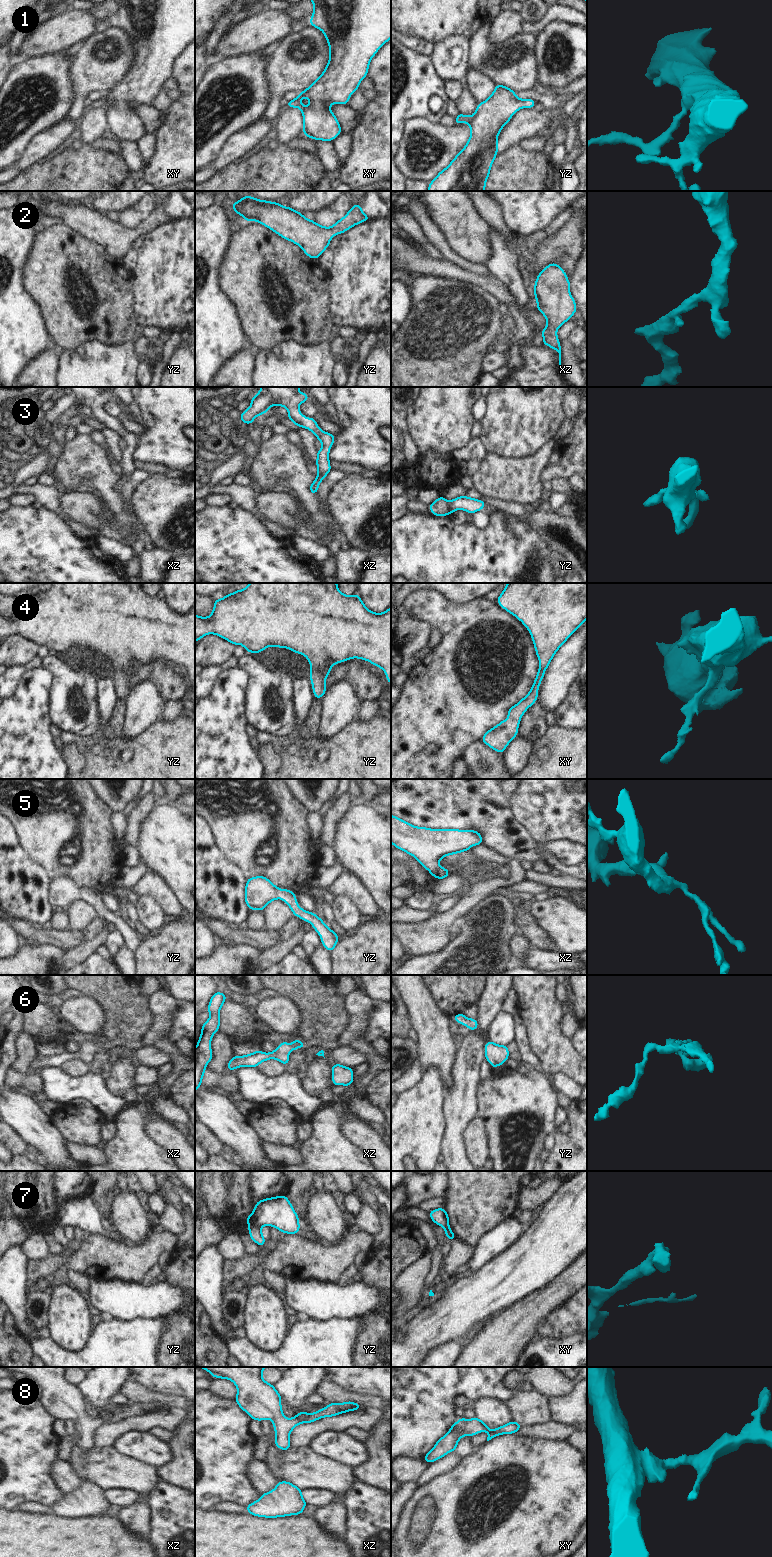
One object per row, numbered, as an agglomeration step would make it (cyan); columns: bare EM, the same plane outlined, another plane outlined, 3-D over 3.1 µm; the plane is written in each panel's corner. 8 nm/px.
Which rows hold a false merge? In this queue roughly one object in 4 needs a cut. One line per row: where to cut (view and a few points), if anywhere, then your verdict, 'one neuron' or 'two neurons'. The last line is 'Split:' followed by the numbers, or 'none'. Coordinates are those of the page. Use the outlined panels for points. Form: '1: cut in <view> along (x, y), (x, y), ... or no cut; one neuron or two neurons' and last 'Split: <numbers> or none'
1: no cut; one neuron
2: no cut; one neuron
3: no cut; one neuron
4: no cut; one neuron
5: no cut; one neuron
6: no cut; one neuron
7: cut in yz along (260, 1226), (253, 1225), (249, 1227); two neurons
8: no cut; one neuron
Split: 7

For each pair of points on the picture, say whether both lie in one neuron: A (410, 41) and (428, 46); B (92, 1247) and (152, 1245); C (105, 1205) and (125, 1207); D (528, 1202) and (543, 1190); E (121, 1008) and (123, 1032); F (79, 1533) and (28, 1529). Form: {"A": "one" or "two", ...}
{"A": "one", "B": "one", "C": "two", "D": "one", "E": "one", "F": "one"}

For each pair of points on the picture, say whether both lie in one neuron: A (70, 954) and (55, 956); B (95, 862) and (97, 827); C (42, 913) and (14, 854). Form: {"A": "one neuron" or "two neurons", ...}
{"A": "two neurons", "B": "one neuron", "C": "one neuron"}

